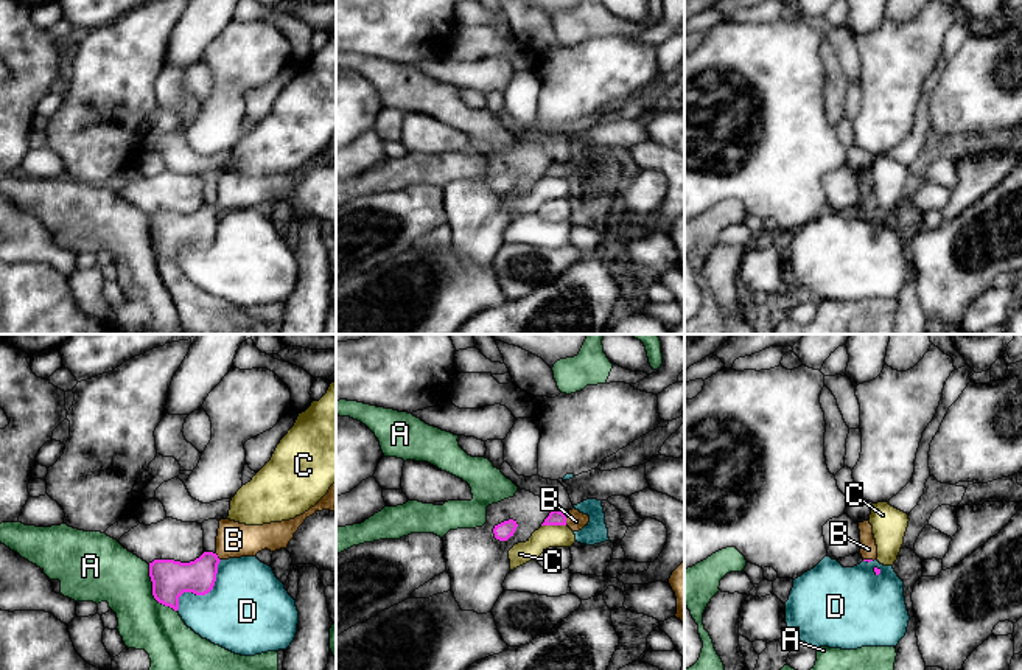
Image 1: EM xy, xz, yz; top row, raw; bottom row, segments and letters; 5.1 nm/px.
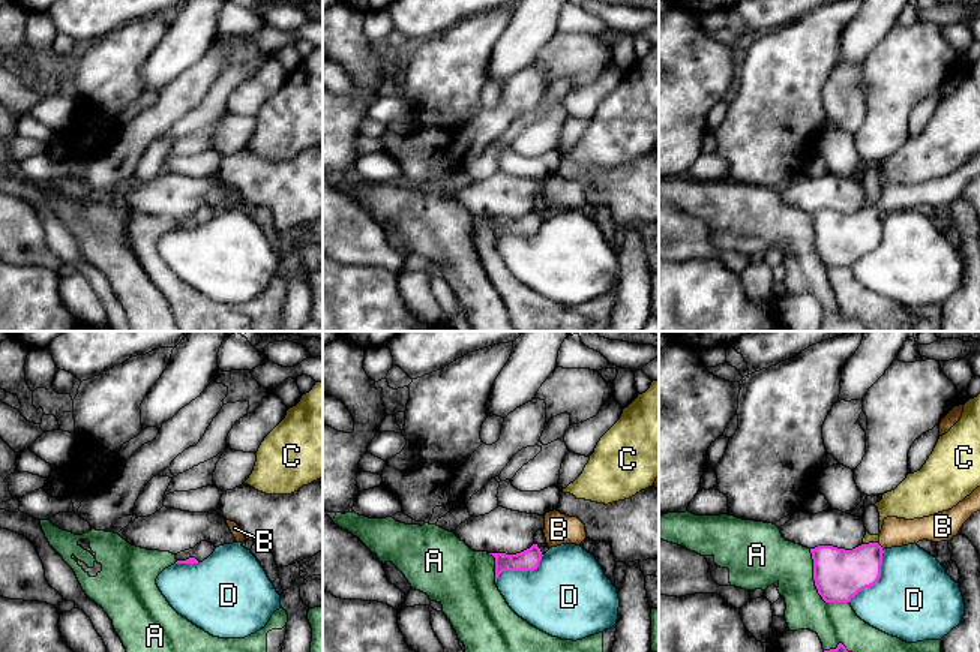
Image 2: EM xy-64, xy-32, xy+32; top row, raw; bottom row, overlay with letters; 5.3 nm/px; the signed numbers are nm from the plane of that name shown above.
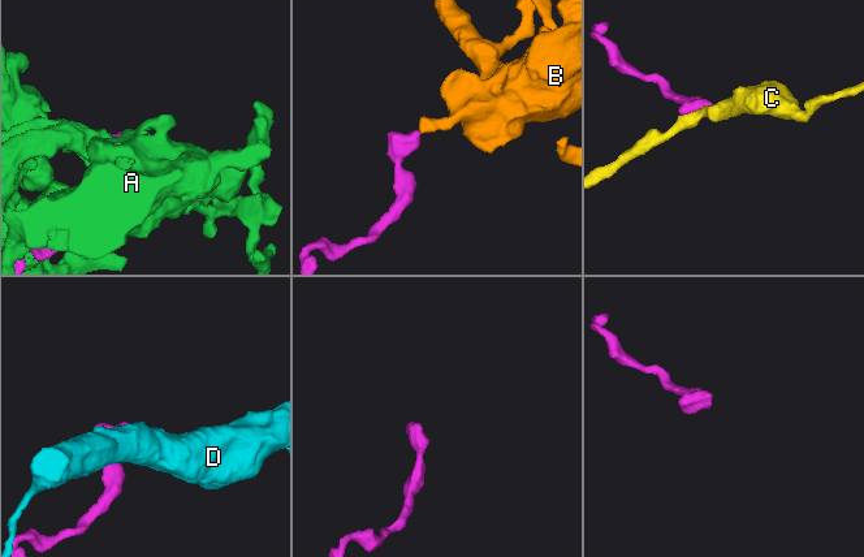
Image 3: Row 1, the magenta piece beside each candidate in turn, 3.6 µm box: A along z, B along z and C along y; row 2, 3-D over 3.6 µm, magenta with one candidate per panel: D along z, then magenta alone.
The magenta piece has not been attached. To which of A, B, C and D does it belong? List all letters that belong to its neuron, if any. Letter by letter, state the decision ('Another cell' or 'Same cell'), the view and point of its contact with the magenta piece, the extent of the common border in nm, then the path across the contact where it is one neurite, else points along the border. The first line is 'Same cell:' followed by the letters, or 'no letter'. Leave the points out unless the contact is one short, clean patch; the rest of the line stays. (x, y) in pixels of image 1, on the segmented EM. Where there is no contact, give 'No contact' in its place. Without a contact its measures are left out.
Same cell: B
A: Another cell. Touches magenta at xy (153, 593). Shared border 280 nm
B: Same cell. Touches magenta at xz (565, 519). Shared border 60 nm. Path across: xz (556, 518), (565, 519), (576, 521)
C: Another cell. Touches magenta at xz (554, 524). Shared border 130 nm. Boundary: xz (542, 524), (565, 526)
D: Another cell. Touches magenta at xy (202, 594). Shared border 360 nm

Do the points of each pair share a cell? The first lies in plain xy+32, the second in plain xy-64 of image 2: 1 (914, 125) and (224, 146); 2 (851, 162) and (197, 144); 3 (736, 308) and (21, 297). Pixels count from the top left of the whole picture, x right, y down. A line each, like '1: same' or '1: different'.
1: different
2: different
3: same

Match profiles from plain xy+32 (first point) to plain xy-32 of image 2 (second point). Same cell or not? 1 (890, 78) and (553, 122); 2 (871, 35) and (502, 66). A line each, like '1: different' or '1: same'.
1: same
2: same

